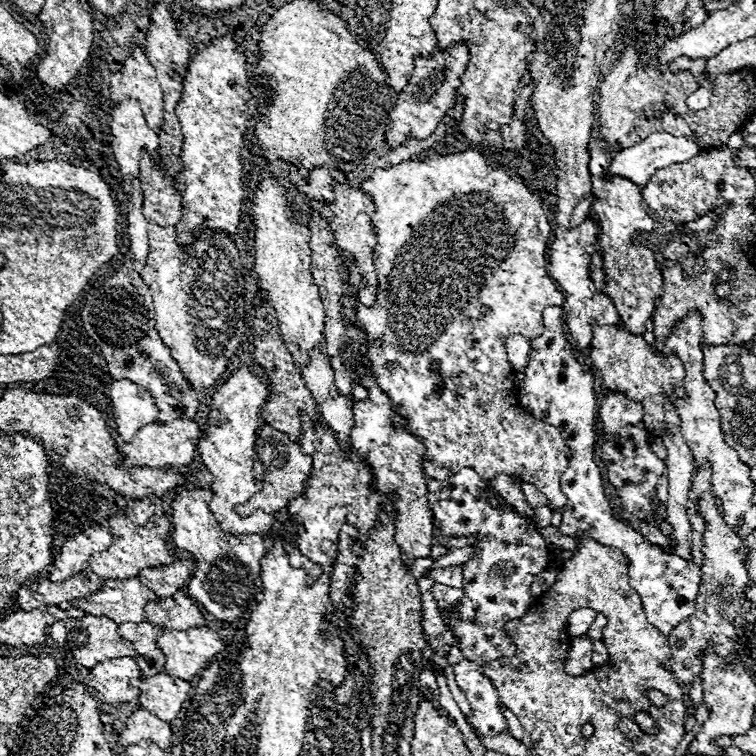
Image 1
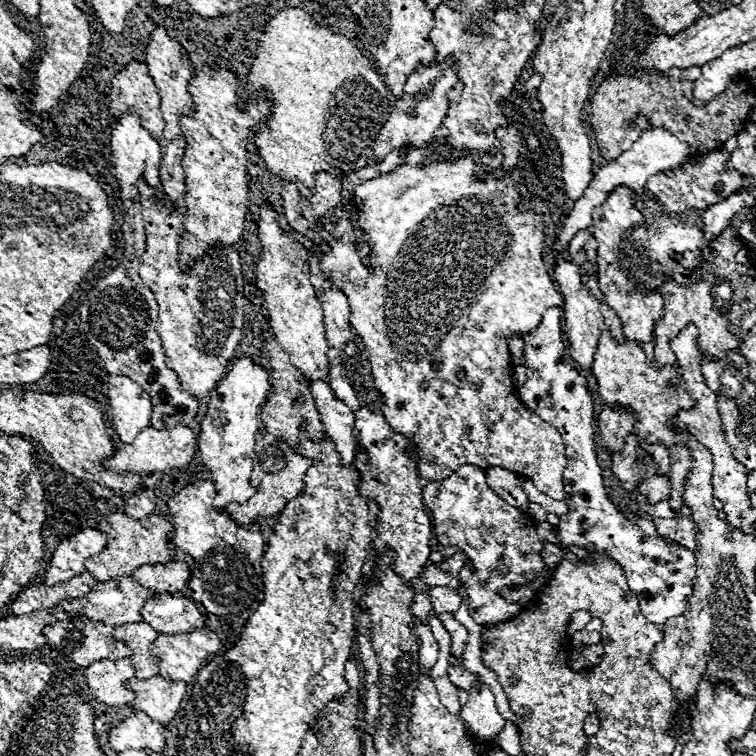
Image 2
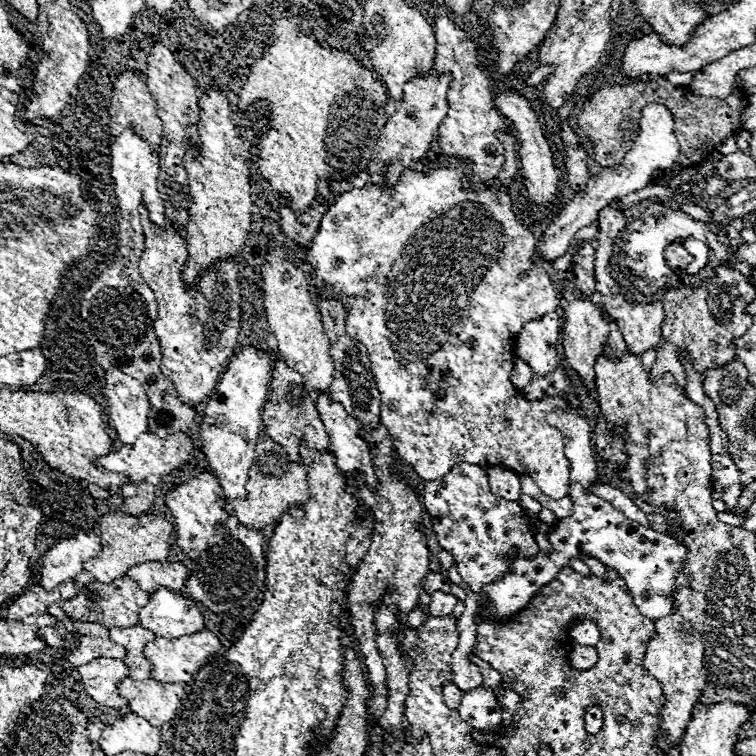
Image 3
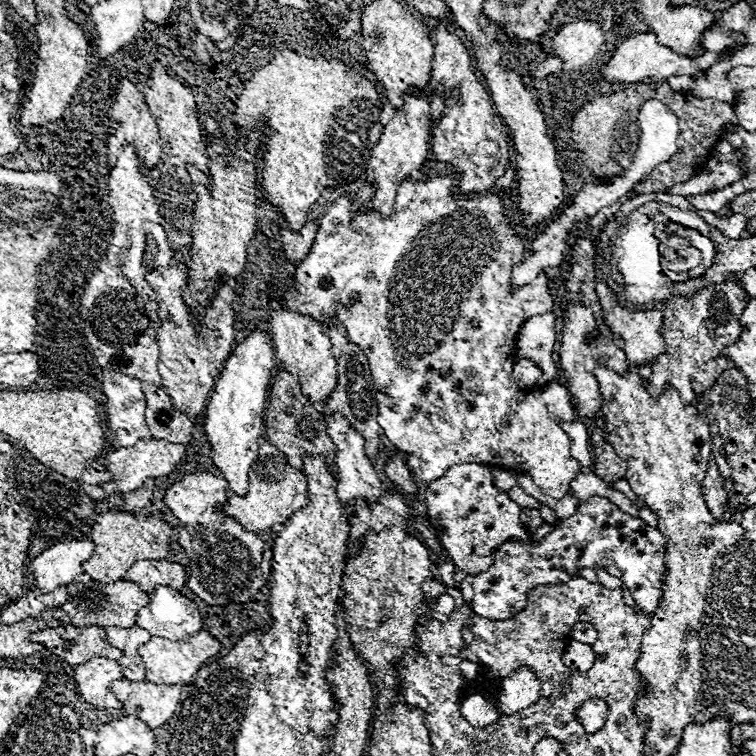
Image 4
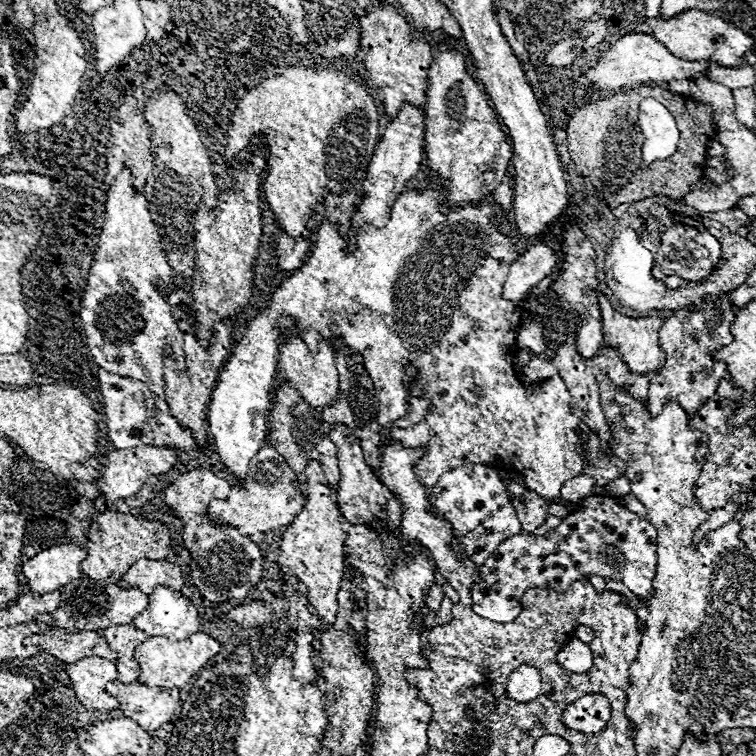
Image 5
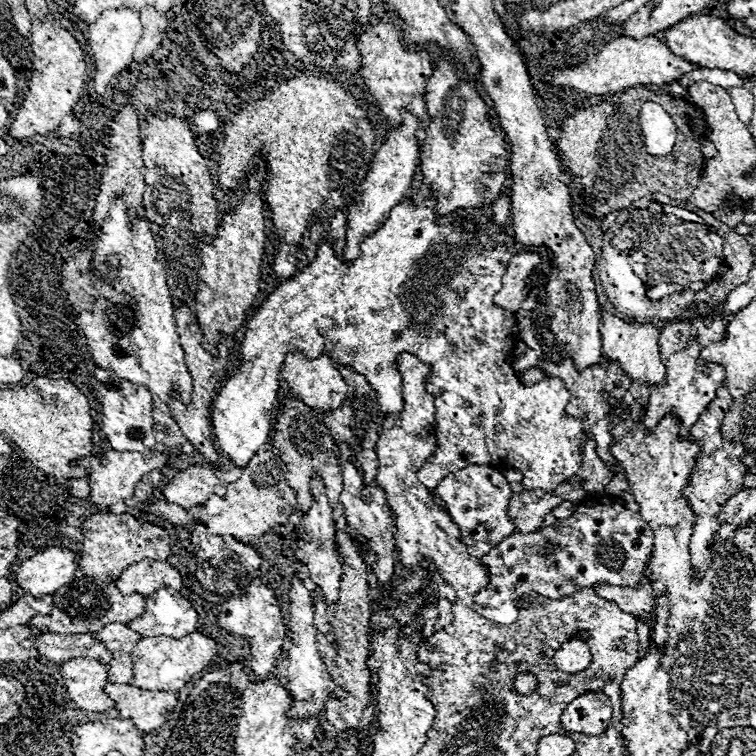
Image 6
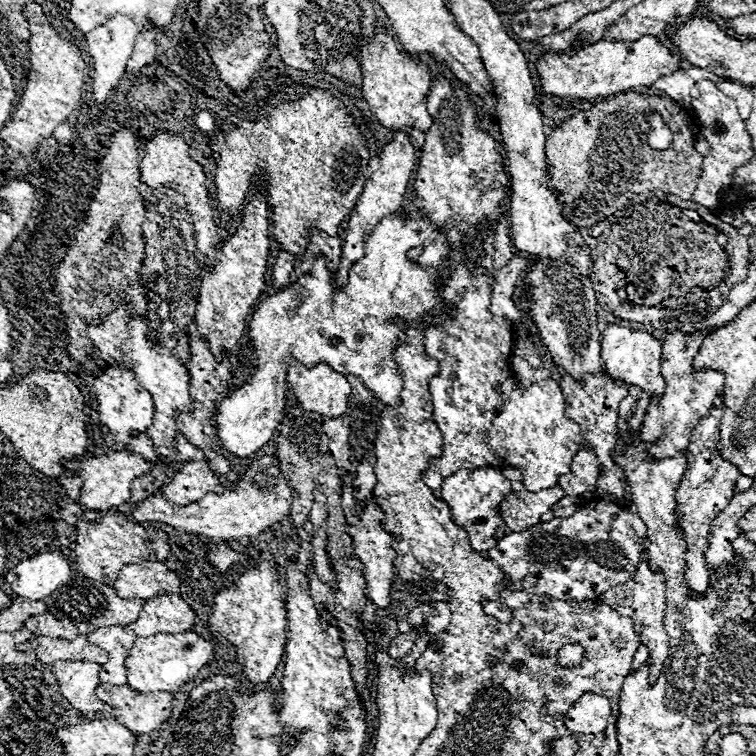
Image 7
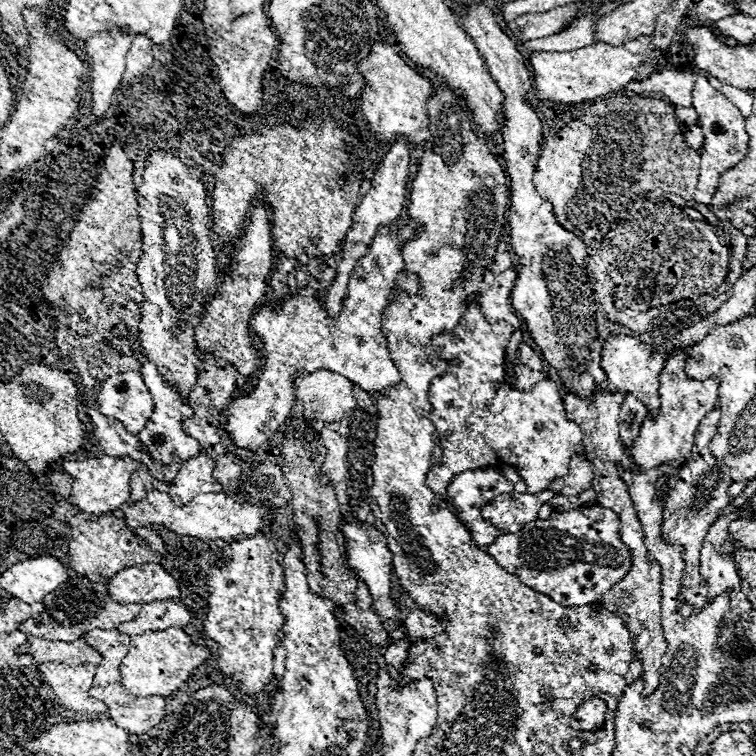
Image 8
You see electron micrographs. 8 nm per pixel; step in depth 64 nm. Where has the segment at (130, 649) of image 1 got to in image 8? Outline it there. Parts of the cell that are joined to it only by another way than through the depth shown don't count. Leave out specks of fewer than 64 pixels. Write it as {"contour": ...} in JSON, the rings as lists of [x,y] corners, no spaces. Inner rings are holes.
{"contour":[[[30,636],[24,646],[20,646],[22,654],[32,654],[36,662],[64,662],[64,664],[100,664],[102,654],[88,646],[84,638],[76,638],[74,642],[54,642]]]}

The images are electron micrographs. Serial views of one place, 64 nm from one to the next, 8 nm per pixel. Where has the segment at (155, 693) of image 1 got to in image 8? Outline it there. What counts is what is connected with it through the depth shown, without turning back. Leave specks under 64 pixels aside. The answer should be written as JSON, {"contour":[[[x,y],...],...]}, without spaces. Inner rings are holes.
{"contour":[[[122,684],[94,686],[90,696],[108,704],[110,718],[116,726],[136,736],[158,726],[166,714],[164,696],[134,696]]]}

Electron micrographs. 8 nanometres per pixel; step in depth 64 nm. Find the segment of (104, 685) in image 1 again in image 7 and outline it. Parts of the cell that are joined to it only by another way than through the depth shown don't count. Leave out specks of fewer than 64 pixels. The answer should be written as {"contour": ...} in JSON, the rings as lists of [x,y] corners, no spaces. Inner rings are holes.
{"contour":[[[58,660],[52,664],[52,672],[56,674],[62,696],[70,704],[80,704],[80,712],[106,712],[112,708],[96,696],[96,688],[100,684],[100,664]]]}

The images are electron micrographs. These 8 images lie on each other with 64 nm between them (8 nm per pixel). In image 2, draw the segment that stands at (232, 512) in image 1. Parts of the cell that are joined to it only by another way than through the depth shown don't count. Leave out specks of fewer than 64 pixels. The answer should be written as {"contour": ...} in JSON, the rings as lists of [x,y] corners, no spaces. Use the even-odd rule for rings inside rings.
{"contour":[[[244,356],[232,362],[226,378],[218,382],[216,390],[210,394],[208,412],[202,420],[202,430],[198,436],[198,450],[206,468],[212,474],[218,492],[214,506],[220,510],[226,510],[230,502],[246,502],[256,492],[250,486],[250,474],[252,474],[252,460],[256,456],[254,452],[256,434],[260,432],[262,426],[260,410],[266,404],[268,392],[270,392],[268,372]]]}

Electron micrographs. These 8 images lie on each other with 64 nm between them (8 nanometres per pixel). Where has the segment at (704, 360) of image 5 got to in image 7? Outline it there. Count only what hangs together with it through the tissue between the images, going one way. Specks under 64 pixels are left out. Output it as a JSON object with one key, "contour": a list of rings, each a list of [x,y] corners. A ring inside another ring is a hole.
{"contour":[[[672,330],[662,336],[662,376],[666,380],[666,388],[662,396],[650,398],[640,432],[642,442],[658,442],[650,450],[650,456],[666,458],[666,456],[674,456],[680,450],[686,450],[694,426],[700,422],[704,414],[708,414],[714,398],[720,394],[724,386],[724,374],[720,370],[694,372],[692,368],[694,354],[698,352],[706,336],[708,334],[702,334],[702,330],[694,330],[694,332]]]}

